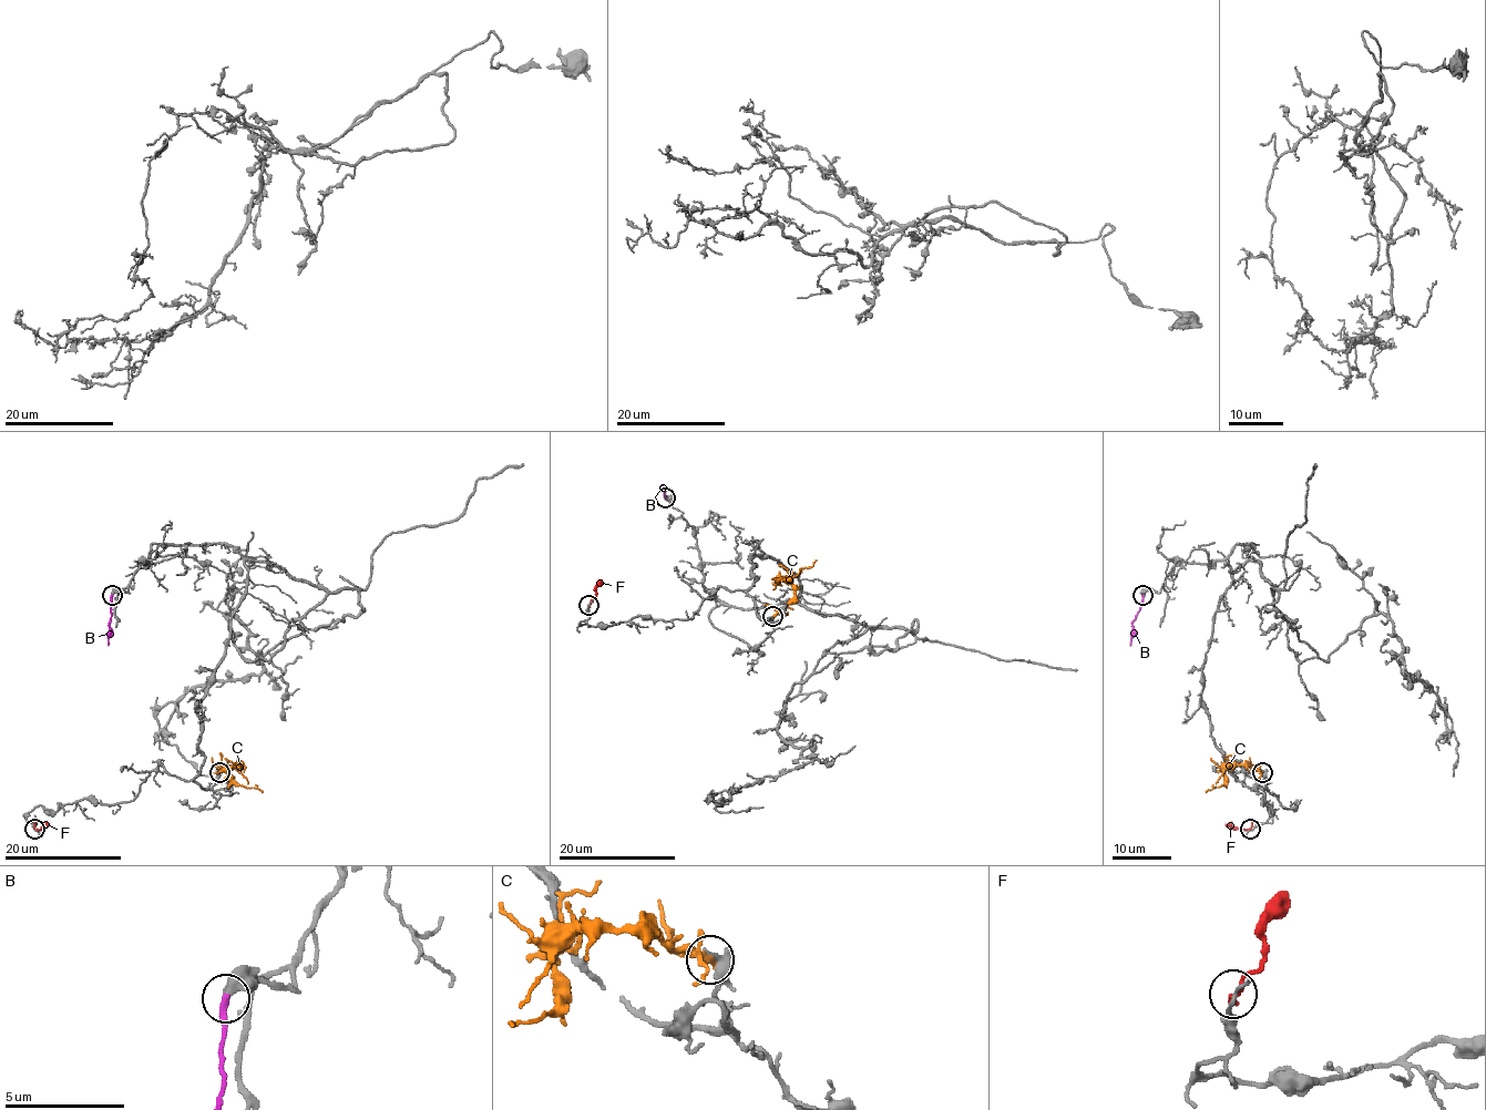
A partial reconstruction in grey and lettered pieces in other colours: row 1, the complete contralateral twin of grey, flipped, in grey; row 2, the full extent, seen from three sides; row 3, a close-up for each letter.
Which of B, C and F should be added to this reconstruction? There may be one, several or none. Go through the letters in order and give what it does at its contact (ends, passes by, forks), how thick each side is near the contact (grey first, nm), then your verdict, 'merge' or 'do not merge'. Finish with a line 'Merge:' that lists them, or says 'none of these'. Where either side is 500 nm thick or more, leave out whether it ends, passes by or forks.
B: 500/300 nm | merge
C: it ends | 480/320 nm | do not merge
F: it passes by | 190/130 nm | do not merge
Merge: B

